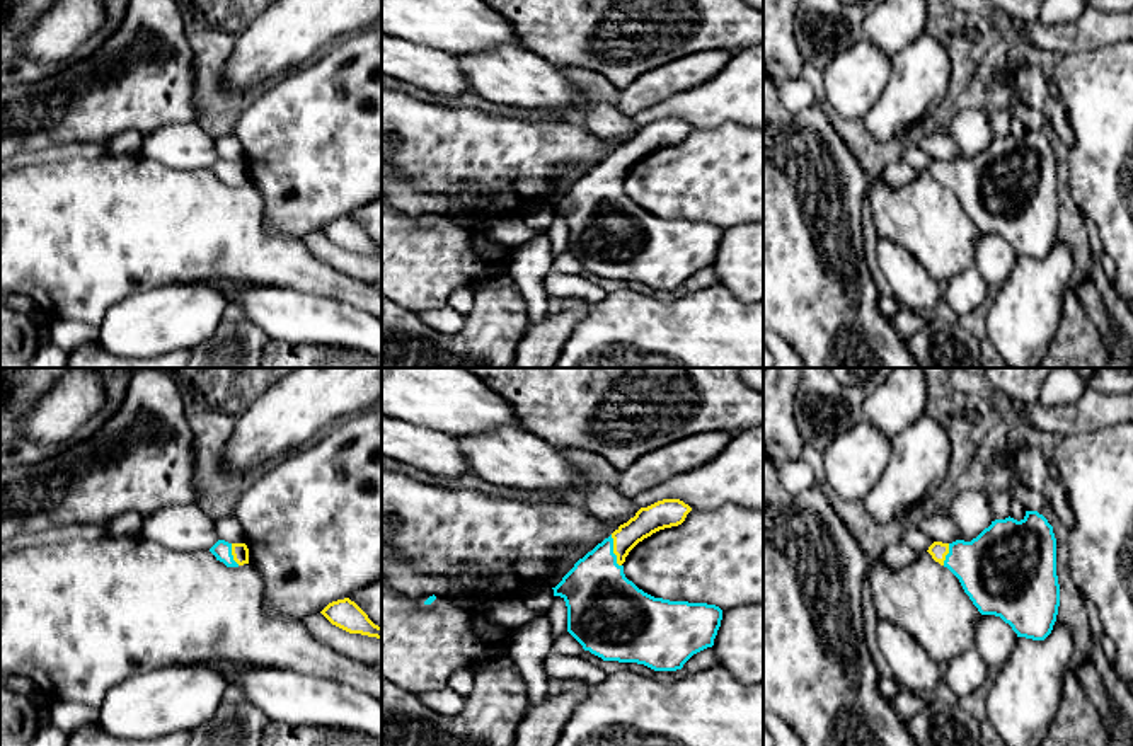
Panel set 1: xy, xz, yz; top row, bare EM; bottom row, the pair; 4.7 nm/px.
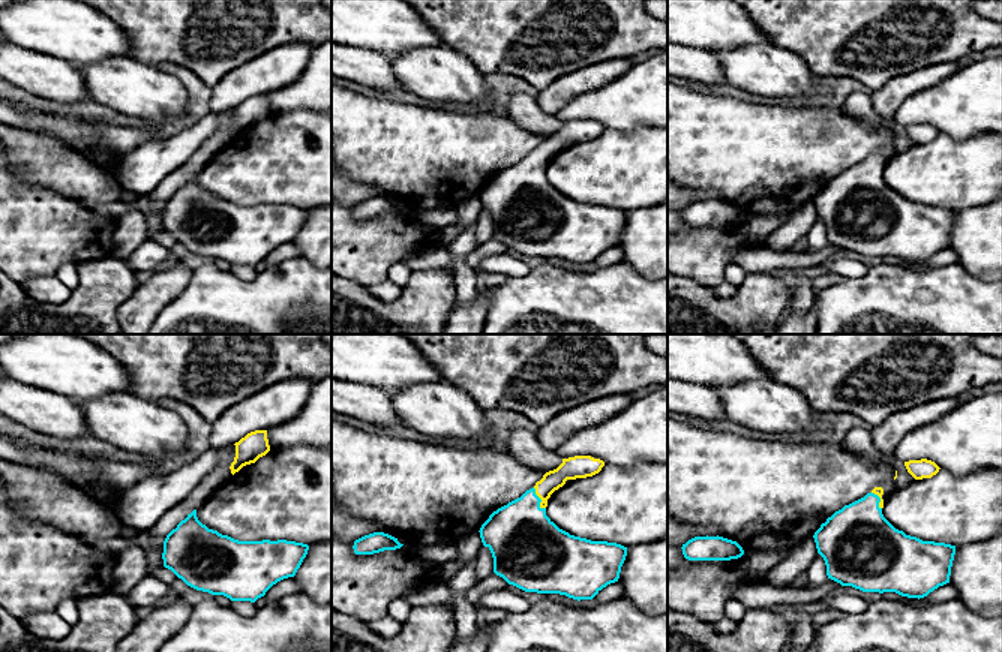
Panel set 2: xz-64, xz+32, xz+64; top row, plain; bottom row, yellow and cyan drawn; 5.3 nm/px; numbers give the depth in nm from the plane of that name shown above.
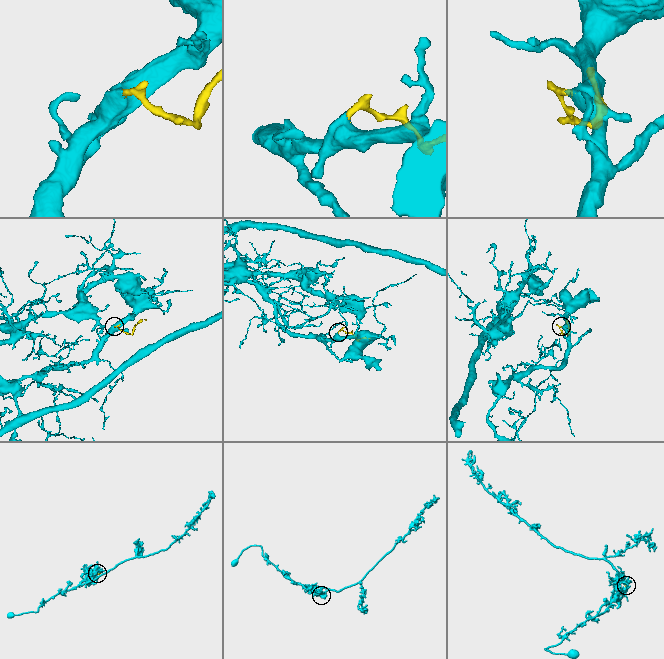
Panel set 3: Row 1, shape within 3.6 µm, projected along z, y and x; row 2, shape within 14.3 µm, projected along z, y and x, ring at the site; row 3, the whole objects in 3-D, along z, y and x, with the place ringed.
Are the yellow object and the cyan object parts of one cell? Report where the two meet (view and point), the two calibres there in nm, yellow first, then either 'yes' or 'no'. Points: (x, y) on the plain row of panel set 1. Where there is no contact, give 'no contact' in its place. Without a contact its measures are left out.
xz (614, 169) | 130/320 nm | yes

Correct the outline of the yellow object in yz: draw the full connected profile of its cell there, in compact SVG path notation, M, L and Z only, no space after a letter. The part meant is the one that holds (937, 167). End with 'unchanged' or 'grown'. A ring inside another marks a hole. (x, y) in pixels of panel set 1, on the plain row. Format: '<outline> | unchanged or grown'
M1038 129L1021 140L995 138L971 160L934 160L927 170L959 198L981 233L1000 235L1017 255L1051 252L1060 225L1056 157Z | grown

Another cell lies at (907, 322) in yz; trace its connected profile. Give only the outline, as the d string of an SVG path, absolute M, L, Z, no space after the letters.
M900 307L891 320L898 334L908 342L923 327L927 317L920 312L913 312L908 307Z

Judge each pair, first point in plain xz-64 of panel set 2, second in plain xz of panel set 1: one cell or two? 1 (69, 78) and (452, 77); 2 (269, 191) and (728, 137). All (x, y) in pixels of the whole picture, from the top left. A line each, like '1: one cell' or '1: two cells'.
1: one cell
2: one cell

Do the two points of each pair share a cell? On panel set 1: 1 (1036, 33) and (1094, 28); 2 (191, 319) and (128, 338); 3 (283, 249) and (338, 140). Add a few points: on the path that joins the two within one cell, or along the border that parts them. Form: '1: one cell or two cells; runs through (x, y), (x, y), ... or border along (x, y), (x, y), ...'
1: one cell; runs through (1050, 34), (1081, 34)
2: one cell; runs through (176, 319), (143, 326)
3: two cells; border along (263, 206), (263, 227), (268, 232), (300, 241)

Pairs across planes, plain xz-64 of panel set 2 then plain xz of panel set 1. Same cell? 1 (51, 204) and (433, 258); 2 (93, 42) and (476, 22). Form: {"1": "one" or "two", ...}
{"1": "one", "2": "one"}

